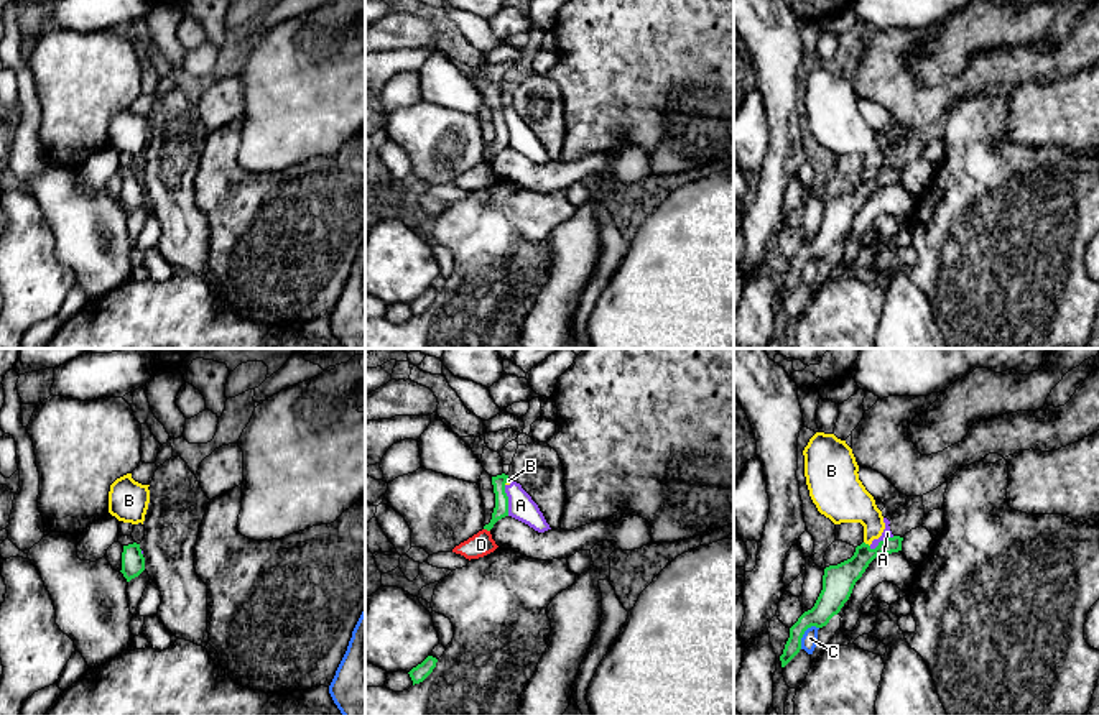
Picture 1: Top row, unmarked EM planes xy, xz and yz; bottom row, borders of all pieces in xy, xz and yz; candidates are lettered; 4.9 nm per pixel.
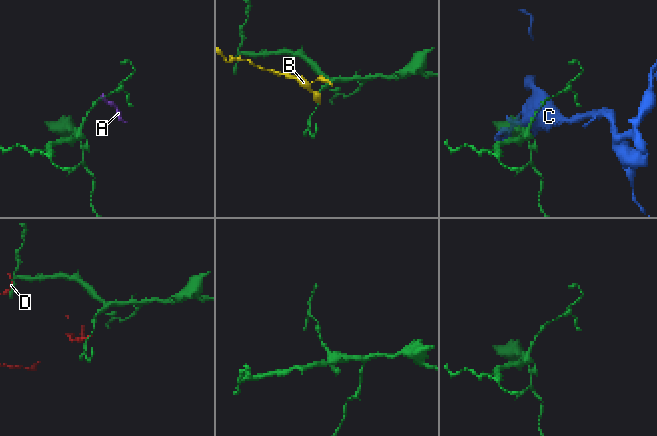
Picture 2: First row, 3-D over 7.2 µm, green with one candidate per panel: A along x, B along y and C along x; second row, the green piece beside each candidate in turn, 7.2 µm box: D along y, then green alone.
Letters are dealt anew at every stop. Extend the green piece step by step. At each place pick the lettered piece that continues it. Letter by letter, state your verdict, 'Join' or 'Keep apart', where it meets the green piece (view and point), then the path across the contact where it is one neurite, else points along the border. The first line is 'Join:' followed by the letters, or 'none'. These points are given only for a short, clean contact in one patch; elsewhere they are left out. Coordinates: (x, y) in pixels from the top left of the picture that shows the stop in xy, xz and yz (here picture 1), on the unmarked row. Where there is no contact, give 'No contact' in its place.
Join: none
A: Keep apart. Touches green at xz (507, 132). Boundary: xz (504, 117), (509, 147)
B: Keep apart. Touches green at yz (867, 176). Boundary: yz (864, 173), (869, 178)
C: Keep apart. Touches green at yz (803, 265). Boundary: yz (818, 258), (810, 258), (805, 263), (800, 280)
D: Keep apart. Touches green at xz (487, 161)

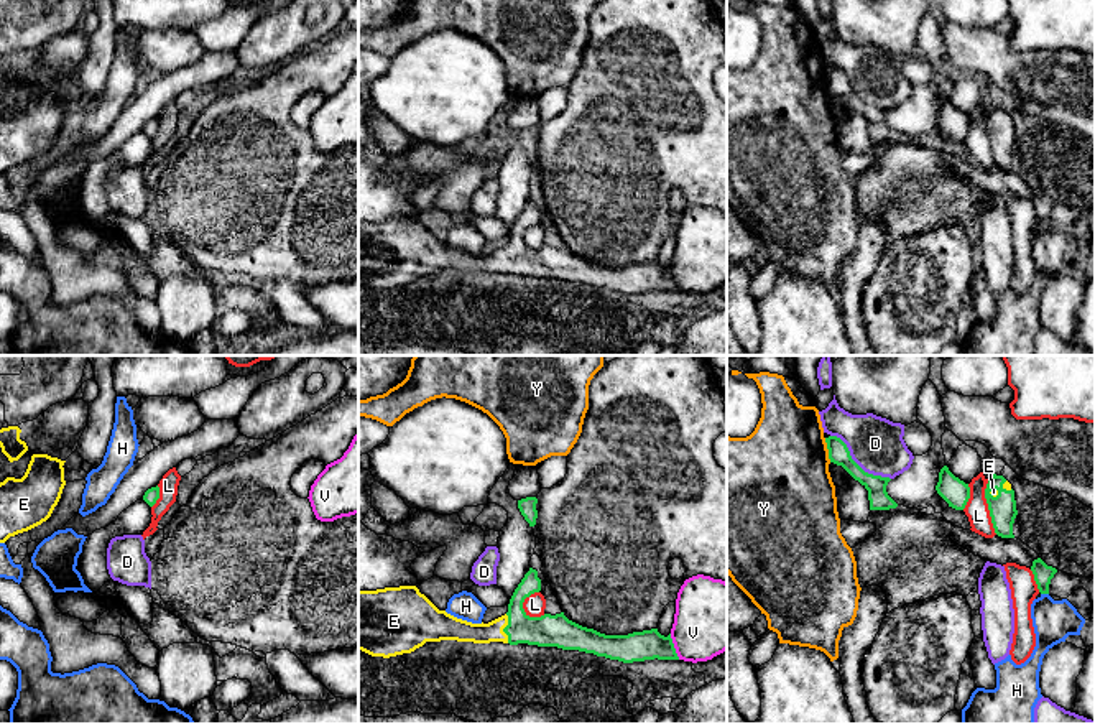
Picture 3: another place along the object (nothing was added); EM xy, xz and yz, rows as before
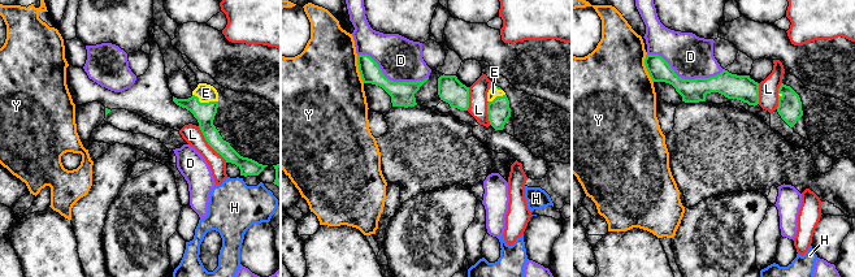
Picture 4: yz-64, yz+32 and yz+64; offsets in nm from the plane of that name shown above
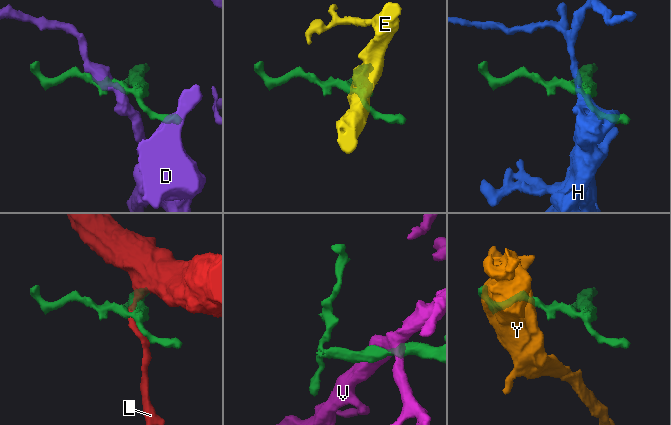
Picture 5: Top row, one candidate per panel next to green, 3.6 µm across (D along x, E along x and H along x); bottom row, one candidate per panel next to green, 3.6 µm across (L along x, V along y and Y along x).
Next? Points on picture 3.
Join: E
D: Keep apart. Touches green at yz (855, 94)
E: Join. Touches green at xz (503, 260). Path across: xz (548, 262), (503, 260), (452, 260)
H: Keep apart. Touches green at yz (1044, 224). Boundary: yz (1041, 224), (1048, 226)
L: Keep apart. Touches green at yz (988, 139)
V: Keep apart. Touches green at xz (673, 278)
Y: Keep apart. Touches green at yz (827, 79)

